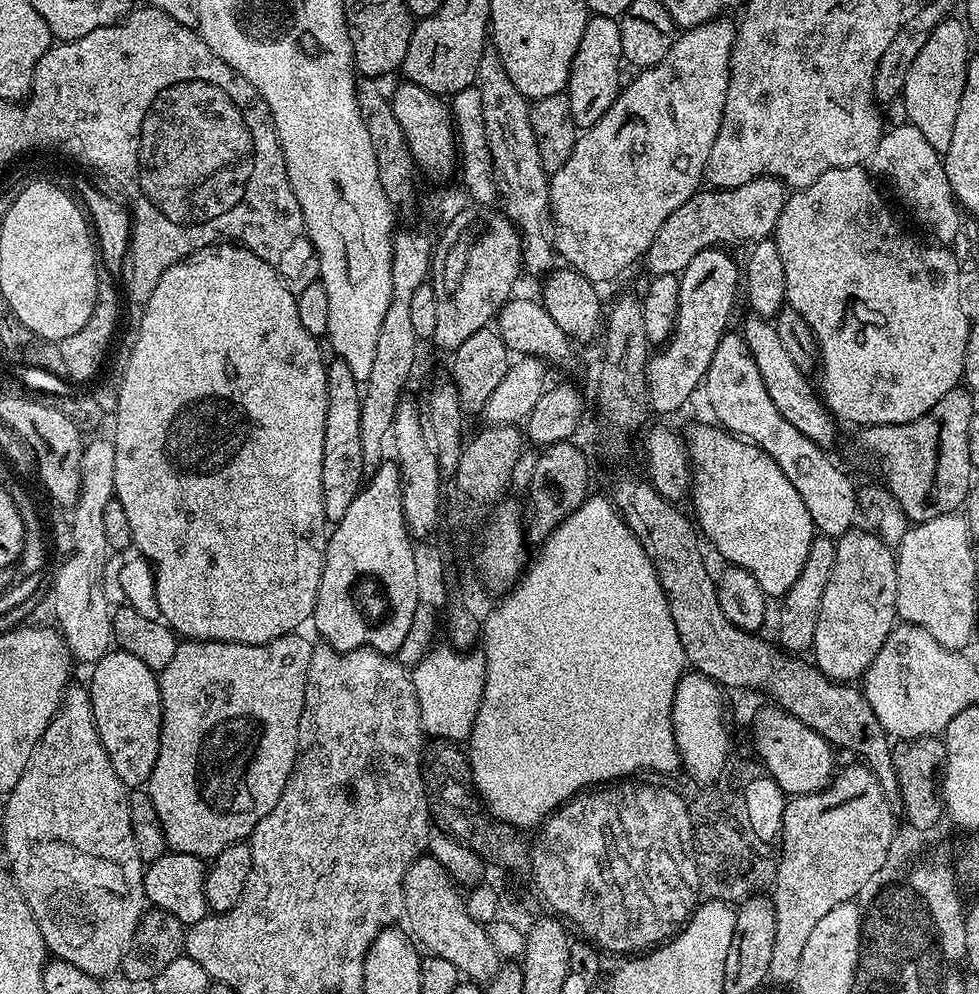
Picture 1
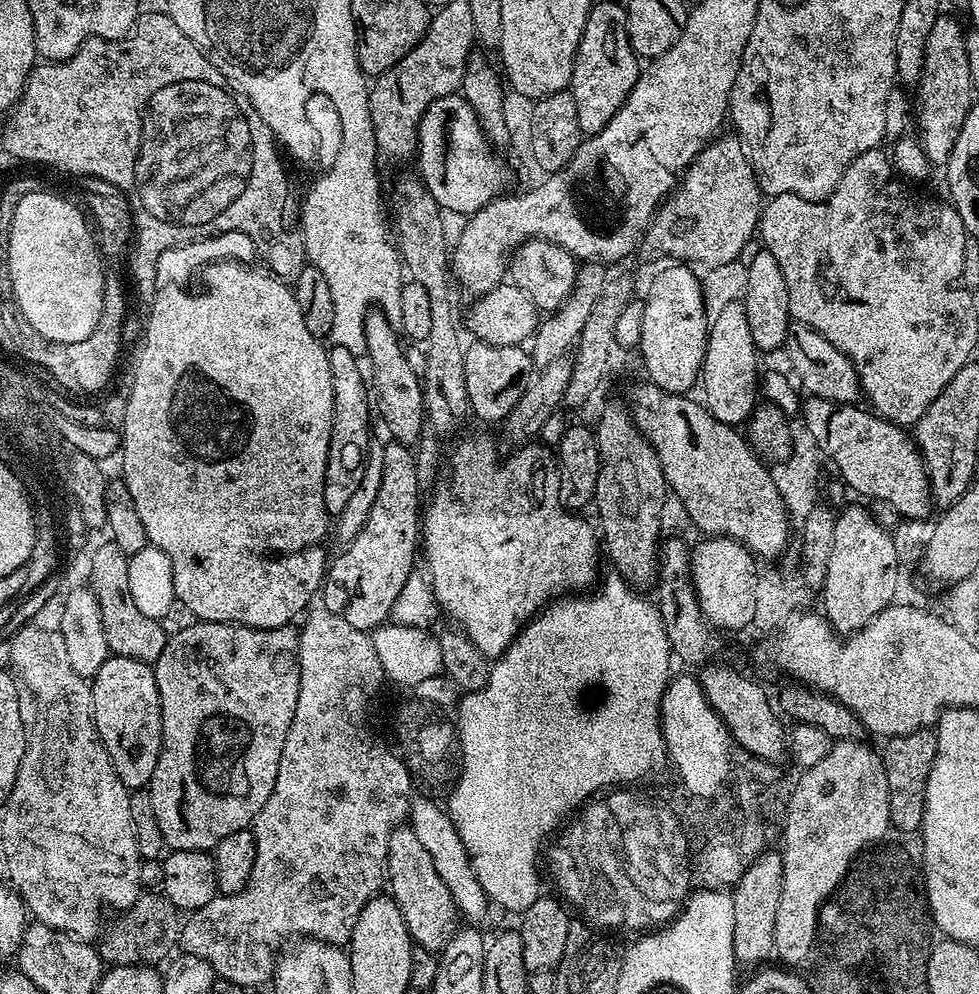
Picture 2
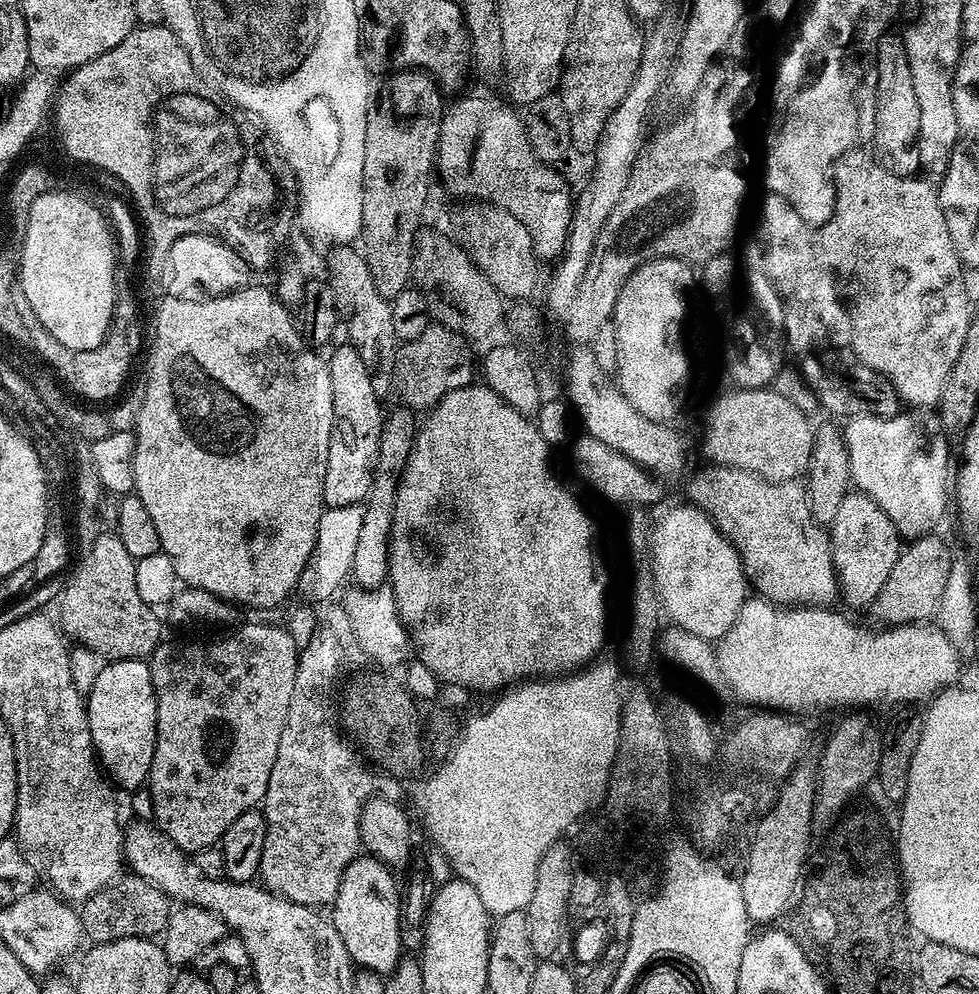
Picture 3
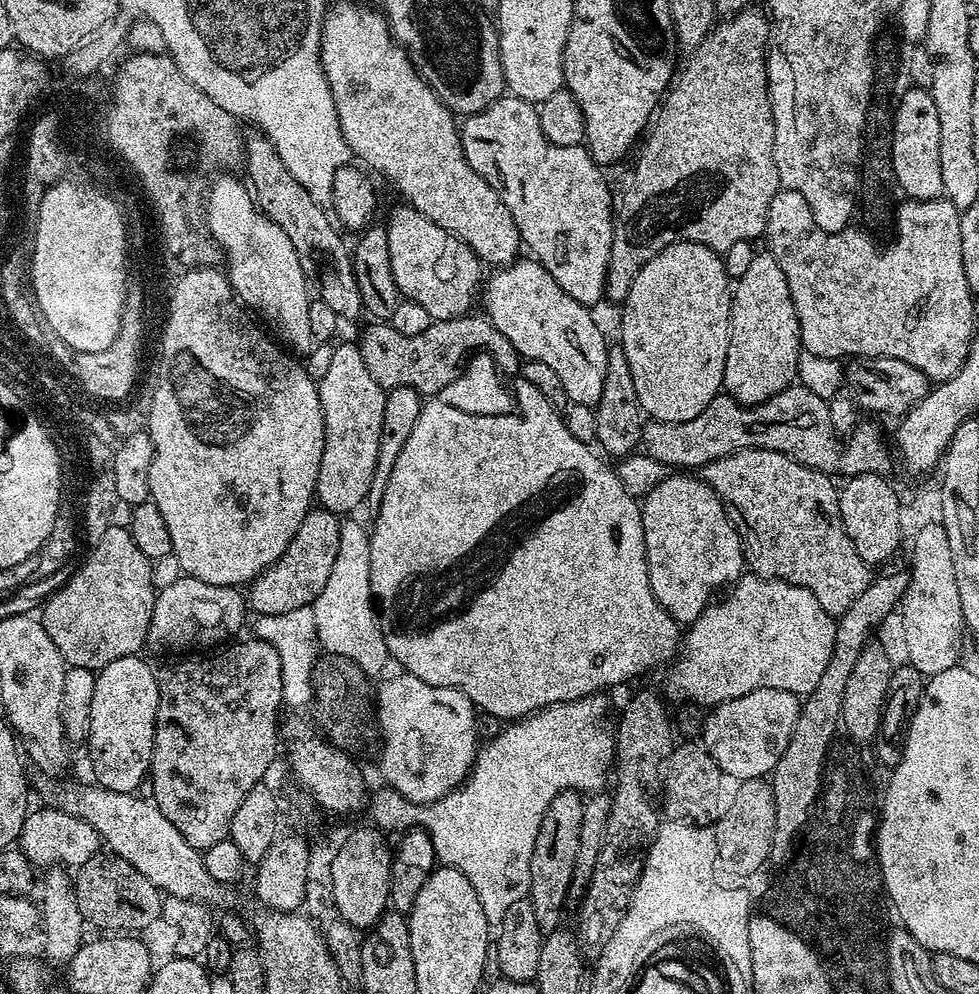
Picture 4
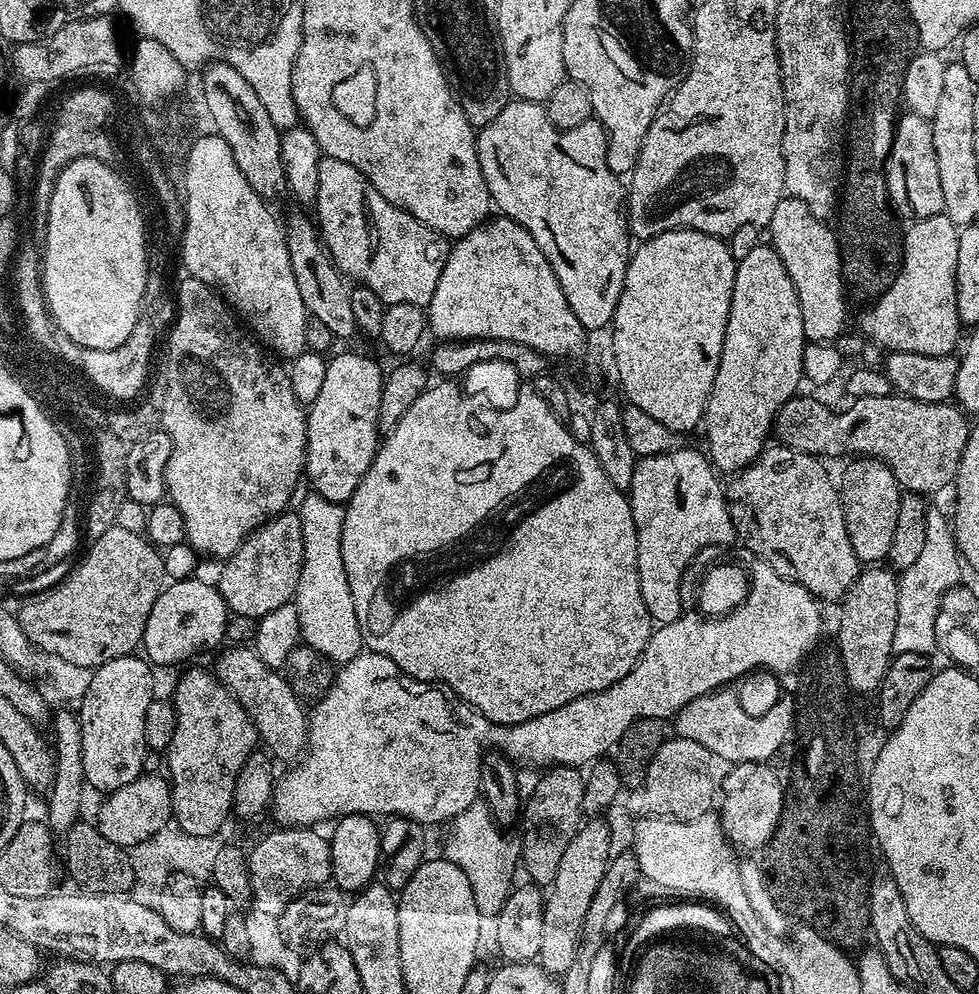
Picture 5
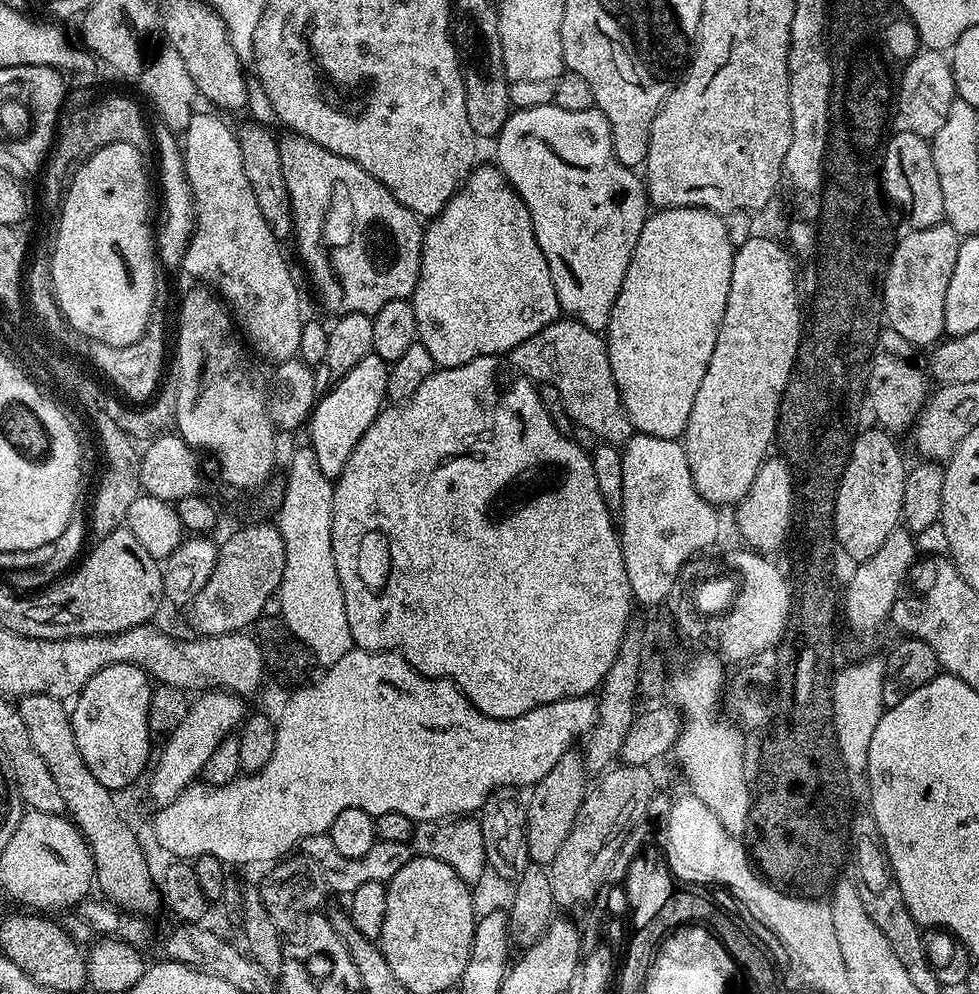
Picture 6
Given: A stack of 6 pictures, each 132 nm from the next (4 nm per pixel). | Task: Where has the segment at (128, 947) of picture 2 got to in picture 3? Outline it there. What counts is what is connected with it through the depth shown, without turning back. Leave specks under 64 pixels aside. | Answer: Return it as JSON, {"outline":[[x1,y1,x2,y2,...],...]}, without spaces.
{"outline":[[135,874,125,875,115,884,108,885,101,892,95,892,89,900,83,901,78,912,83,924,83,935,87,939,89,936,92,944,105,944,118,938,135,936,159,937,168,925,168,904,170,905,169,897,165,896,160,888,154,887,149,880]]}

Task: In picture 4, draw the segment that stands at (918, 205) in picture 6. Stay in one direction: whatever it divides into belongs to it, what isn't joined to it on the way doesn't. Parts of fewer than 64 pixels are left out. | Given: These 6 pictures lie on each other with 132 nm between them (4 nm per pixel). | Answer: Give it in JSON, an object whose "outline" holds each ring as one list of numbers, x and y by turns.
{"outline":[[924,86,909,87,909,92,900,100,896,117,890,120,890,172,896,176,896,184,909,200,939,200,942,190,942,165,938,162,938,106,934,106,931,91]]}

